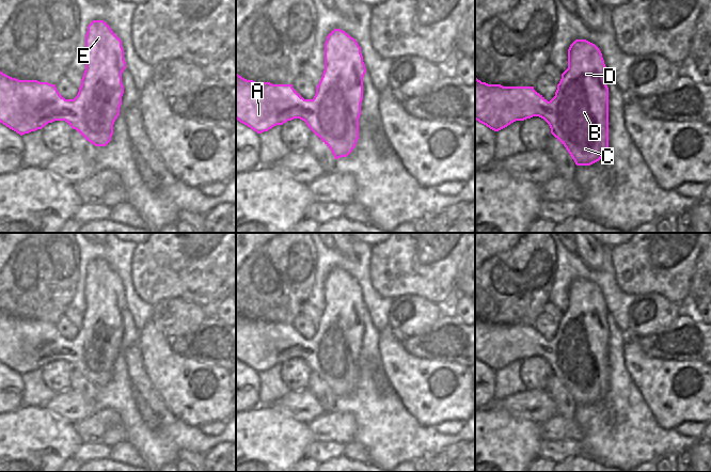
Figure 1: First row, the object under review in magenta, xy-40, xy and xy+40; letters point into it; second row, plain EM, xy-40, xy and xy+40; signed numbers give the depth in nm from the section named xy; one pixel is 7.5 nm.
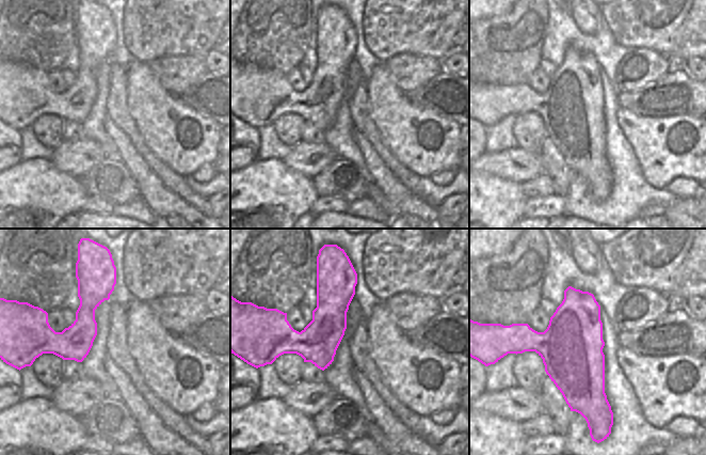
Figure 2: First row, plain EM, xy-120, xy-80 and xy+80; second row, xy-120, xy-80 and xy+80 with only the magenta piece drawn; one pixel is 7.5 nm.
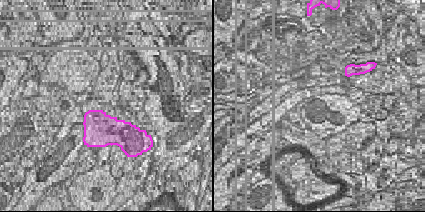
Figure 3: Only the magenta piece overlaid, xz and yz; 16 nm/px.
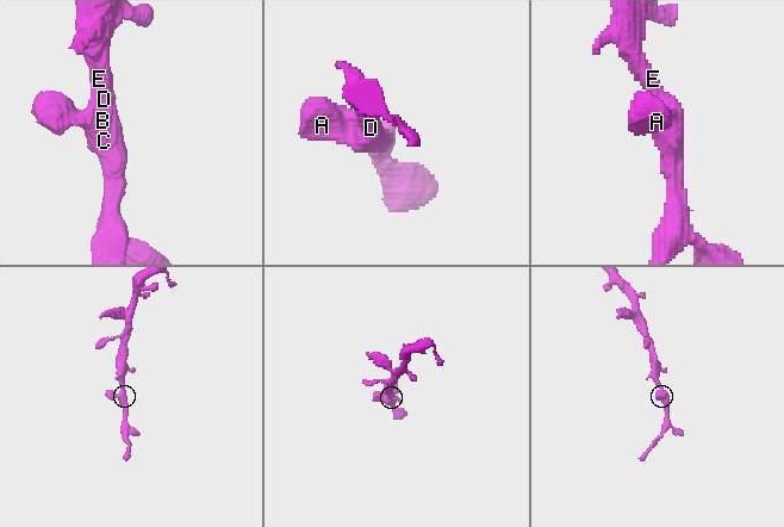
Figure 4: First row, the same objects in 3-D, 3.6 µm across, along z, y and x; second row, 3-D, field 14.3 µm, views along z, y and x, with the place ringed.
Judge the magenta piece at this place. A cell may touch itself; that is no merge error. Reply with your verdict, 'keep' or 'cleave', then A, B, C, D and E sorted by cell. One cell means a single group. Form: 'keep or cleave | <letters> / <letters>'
keep | A B C D E

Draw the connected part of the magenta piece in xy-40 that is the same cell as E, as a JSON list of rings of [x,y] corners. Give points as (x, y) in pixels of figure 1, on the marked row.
[[[93,20],[85,34],[85,70],[79,92],[74,99],[65,99],[56,84],[37,80],[18,80],[0,72],[0,123],[20,136],[42,129],[48,123],[65,121],[95,146],[106,146],[113,135],[113,124],[120,115],[124,85],[122,73],[126,68],[122,41],[104,20]]]

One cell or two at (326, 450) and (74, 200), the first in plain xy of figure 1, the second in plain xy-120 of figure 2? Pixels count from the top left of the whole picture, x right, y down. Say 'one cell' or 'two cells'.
two cells

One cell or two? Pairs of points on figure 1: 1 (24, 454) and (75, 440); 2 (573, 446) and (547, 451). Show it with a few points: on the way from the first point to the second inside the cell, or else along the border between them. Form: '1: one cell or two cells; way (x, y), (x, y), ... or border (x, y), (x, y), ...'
1: one cell; way (36, 442), (62, 441)
2: one cell; way (567, 449), (553, 451)

